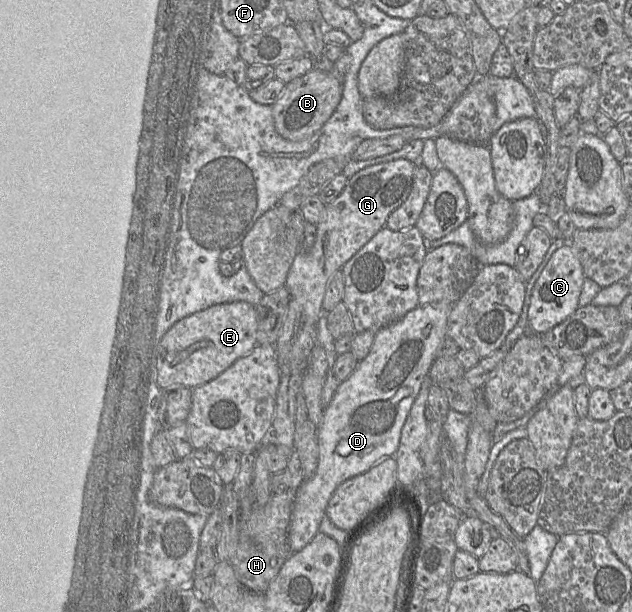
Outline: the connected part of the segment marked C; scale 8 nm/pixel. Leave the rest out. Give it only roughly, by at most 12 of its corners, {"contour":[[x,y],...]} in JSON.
{"contour":[[571,243],[536,281],[531,332],[543,334],[579,307],[585,280]]}

